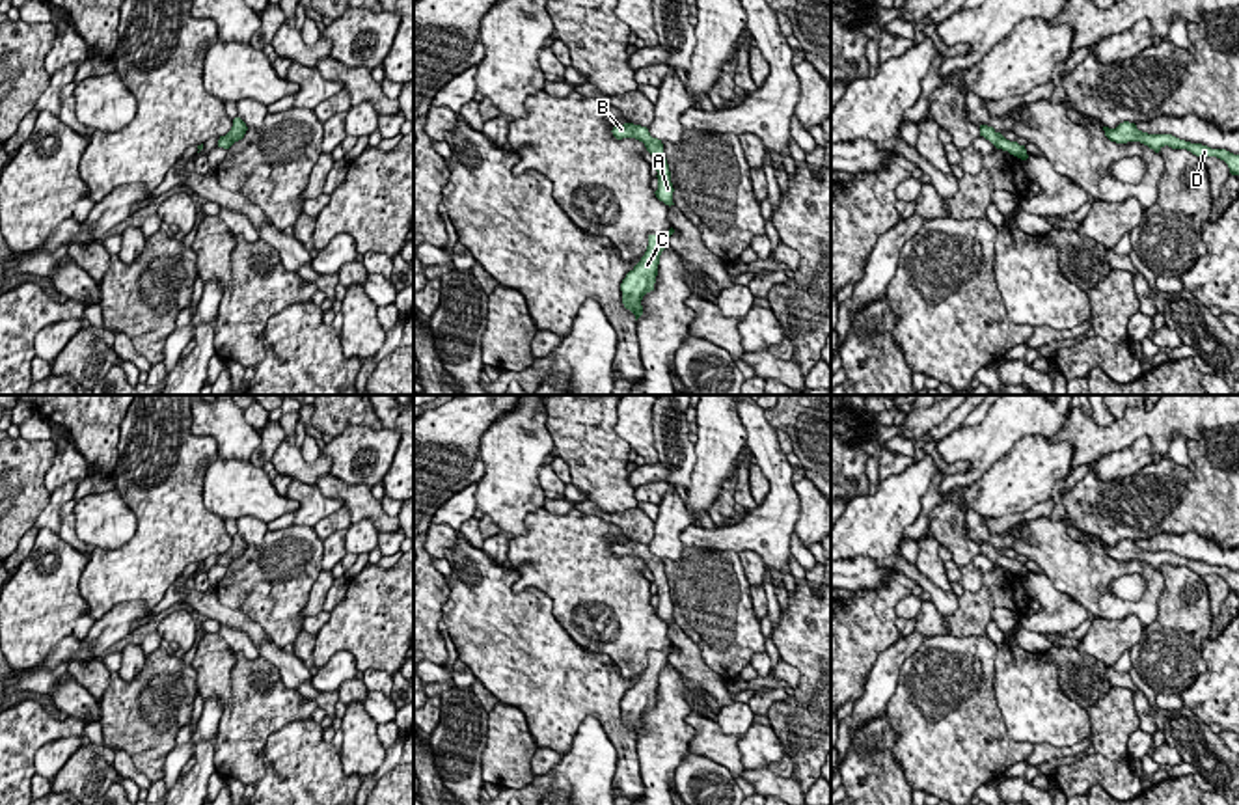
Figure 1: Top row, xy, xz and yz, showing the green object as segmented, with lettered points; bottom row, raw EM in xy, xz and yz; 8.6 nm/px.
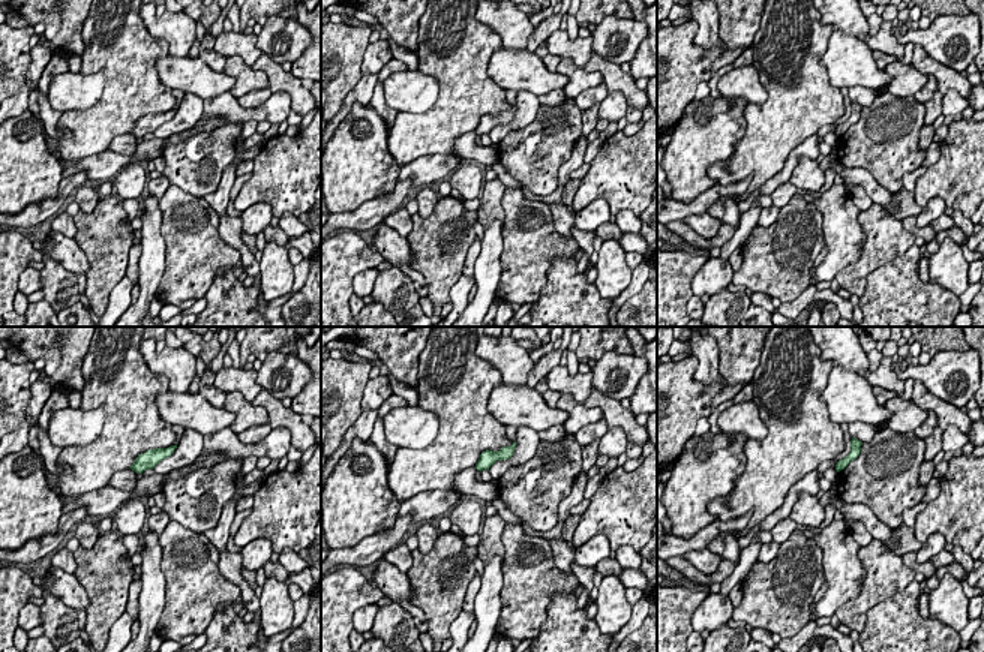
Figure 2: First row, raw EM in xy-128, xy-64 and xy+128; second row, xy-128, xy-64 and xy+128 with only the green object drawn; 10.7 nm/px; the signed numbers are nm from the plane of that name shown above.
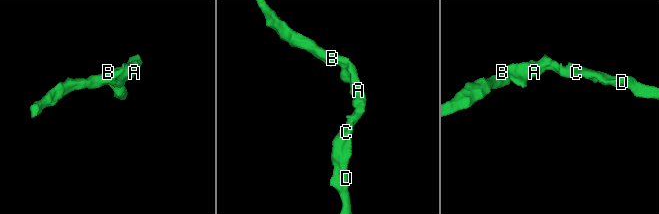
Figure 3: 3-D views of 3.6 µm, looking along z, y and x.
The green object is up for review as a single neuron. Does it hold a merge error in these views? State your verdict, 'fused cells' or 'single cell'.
single cell

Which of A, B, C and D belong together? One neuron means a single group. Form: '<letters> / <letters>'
A B C D

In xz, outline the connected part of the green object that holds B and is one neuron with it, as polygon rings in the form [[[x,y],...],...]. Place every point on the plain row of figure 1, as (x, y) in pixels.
[[[633,540],[615,542],[611,550],[617,557],[635,555],[635,557],[645,561],[647,568],[654,576],[654,583],[656,583],[656,589],[658,589],[658,593],[656,593],[658,594],[658,607],[654,611],[665,622],[669,622],[669,624],[674,622],[673,621],[674,606],[673,606],[673,600],[671,600],[671,589],[669,589],[669,581],[667,581],[667,576],[665,576],[665,570],[663,570],[661,557],[652,555],[647,544],[633,542]]]

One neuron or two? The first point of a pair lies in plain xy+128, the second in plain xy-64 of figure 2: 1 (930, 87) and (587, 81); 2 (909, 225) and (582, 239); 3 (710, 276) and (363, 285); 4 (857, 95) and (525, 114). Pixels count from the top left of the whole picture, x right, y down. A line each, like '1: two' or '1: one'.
1: two
2: one
3: one
4: one

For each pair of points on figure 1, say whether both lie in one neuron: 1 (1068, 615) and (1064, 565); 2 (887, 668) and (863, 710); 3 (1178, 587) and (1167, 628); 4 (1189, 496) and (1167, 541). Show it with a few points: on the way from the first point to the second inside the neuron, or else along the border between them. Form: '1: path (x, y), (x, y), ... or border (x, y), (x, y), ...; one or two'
1: border (1044, 573), (1057, 589), (1068, 593), (1089, 610); two
2: path (884, 679), (874, 699); one
3: path (1178, 597), (1176, 619); one
4: border (1135, 539), (1197, 532), (1213, 543); two

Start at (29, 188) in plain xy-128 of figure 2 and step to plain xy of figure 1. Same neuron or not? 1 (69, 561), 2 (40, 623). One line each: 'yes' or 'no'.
1: yes
2: yes

